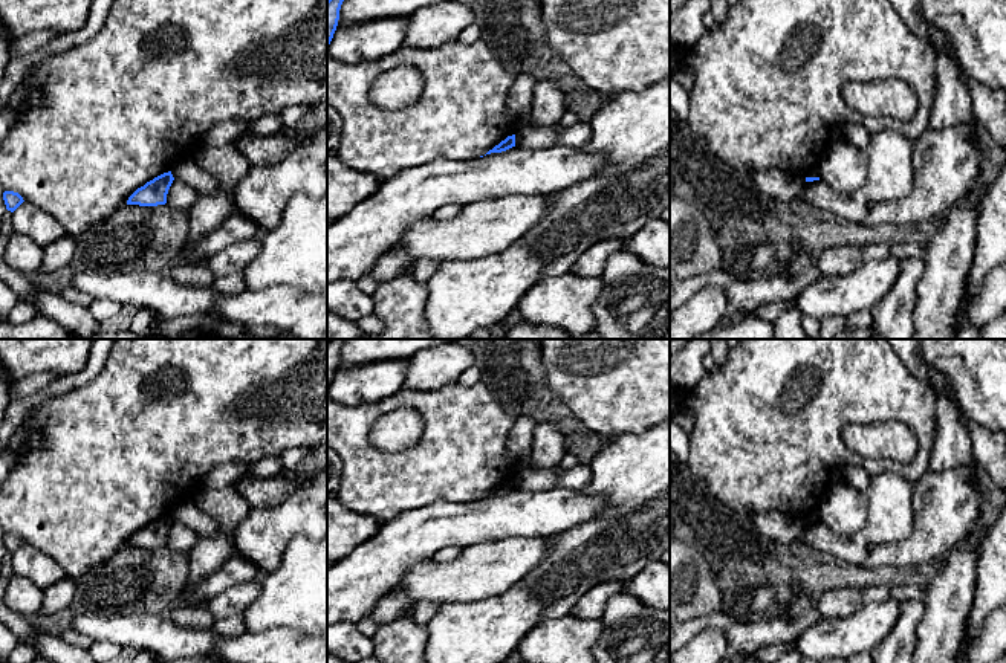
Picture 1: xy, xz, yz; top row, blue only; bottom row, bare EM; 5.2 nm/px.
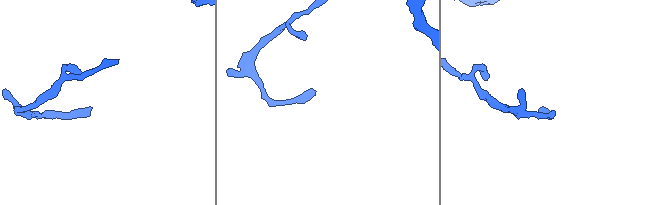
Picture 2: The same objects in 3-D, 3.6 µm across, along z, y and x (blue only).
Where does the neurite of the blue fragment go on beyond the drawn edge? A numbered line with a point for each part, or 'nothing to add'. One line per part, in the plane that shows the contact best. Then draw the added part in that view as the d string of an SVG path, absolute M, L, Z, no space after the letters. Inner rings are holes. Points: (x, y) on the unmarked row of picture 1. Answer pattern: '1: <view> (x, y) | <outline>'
nothing to add

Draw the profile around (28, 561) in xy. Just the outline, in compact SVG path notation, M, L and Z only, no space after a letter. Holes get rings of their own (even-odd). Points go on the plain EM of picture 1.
M23 544L12 555L12 573L15 576L28 577L41 590L46 590L66 577L64 568L57 561L29 544Z

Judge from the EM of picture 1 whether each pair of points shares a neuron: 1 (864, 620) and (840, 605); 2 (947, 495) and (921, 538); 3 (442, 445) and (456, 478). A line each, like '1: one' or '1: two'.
1: two
2: one
3: one

